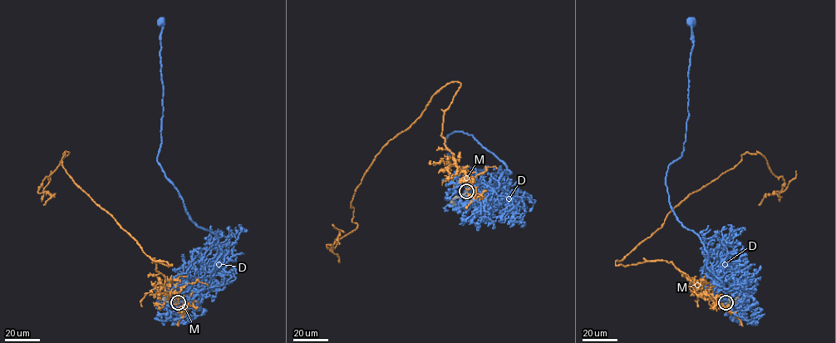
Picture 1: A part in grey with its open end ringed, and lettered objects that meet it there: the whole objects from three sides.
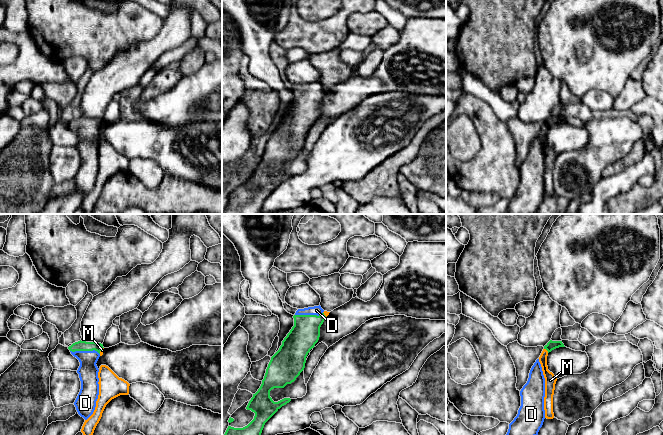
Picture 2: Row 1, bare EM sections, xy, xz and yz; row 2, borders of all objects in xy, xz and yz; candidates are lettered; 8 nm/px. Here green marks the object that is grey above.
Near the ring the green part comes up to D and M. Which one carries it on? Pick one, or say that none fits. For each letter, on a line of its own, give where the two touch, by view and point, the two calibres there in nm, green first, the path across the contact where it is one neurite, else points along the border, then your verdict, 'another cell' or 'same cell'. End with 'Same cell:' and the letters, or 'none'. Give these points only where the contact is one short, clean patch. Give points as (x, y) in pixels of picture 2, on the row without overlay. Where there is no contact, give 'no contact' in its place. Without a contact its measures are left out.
D: xy (85, 126) | 80/160 nm | across xy (80, 121), (85, 126), (88, 130), (88, 147) | same cell
M: yz (546, 125) | 80/90 nm | along yz (544, 124), (548, 128) | another cell
Same cell: D

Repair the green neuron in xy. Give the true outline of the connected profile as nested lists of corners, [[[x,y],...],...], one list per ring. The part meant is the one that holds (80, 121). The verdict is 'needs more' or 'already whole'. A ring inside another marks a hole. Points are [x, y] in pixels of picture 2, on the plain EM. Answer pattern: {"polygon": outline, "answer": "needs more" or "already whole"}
{"polygon": [[[78,117],[68,123],[80,142],[77,146],[81,157],[80,168],[74,178],[78,190],[87,196],[94,188],[99,171],[99,145],[96,141],[103,120]]], "answer": "needs more"}

